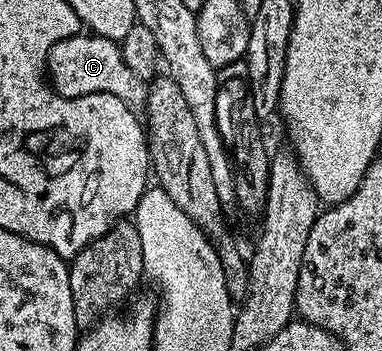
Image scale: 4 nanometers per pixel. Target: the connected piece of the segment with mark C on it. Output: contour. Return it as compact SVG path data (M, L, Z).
M81 32L72 38L63 38L58 44L54 44L54 48L50 48L46 78L52 89L63 98L113 94L133 108L143 107L146 102L145 79L138 77L128 67L121 47L108 38L91 32Z

